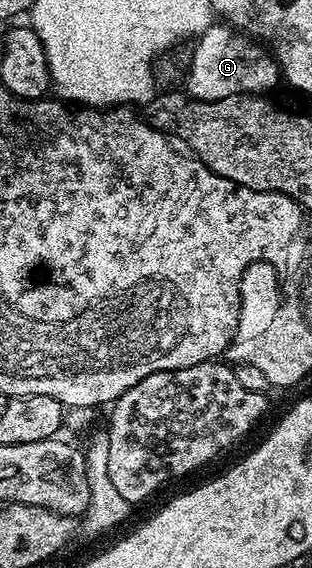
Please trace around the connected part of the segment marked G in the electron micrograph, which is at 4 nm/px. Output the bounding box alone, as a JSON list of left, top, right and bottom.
[185,25,281,99]

